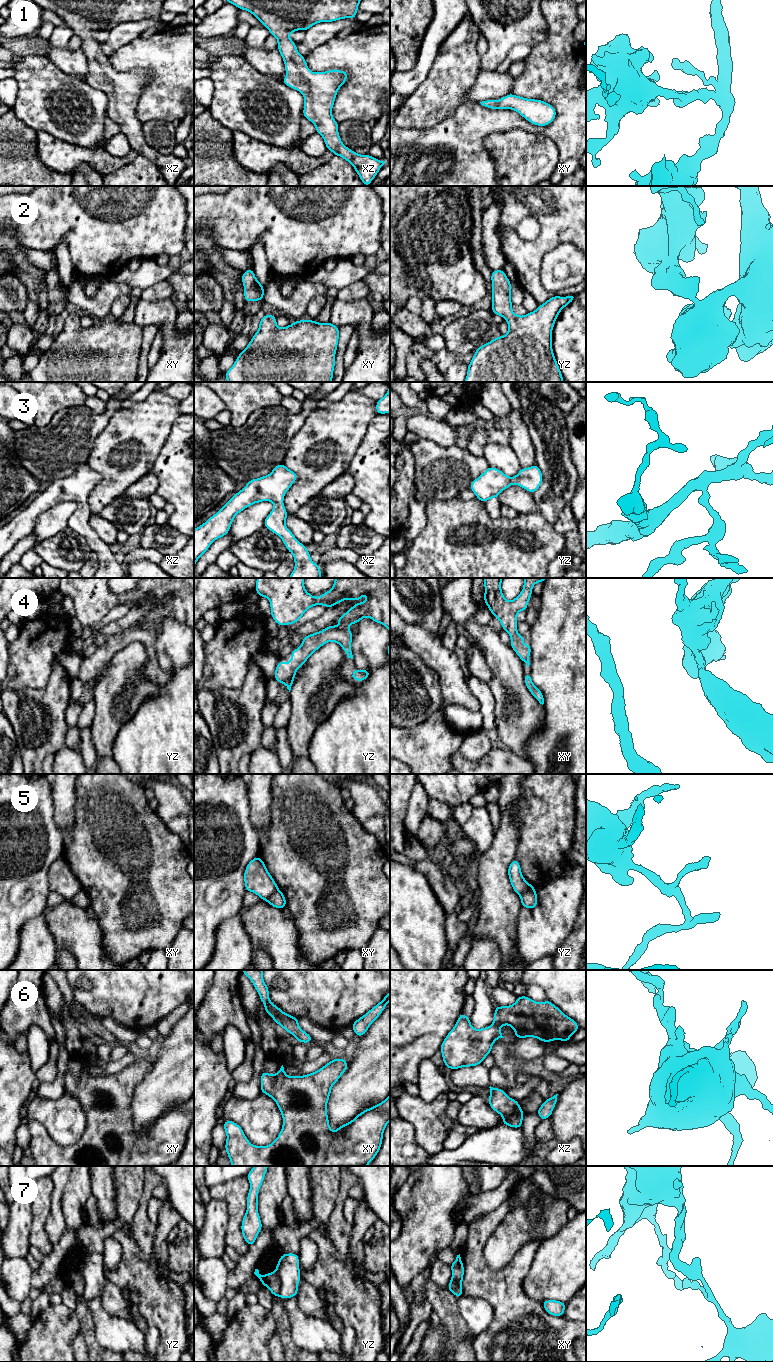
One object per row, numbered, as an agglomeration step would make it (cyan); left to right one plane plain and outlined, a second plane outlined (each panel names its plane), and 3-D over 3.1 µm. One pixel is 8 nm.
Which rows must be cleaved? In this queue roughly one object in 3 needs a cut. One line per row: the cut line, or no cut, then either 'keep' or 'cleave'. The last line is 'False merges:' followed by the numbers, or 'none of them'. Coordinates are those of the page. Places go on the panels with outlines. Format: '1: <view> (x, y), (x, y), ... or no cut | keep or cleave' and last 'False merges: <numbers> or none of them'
1: no cut | keep
2: no cut | keep
3: no cut | keep
4: no cut | keep
5: yz (535, 889), (528, 890), (520, 896) | cleave
6: no cut | keep
7: yz (275, 1271), (280, 1281), (279, 1295) | cleave
False merges: 5, 7

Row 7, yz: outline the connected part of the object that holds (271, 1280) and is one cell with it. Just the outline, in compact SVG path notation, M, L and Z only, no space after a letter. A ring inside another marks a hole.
M255 1269L254 1274L260 1279L263 1286L269 1288L273 1296L279 1296L281 1289L281 1281L276 1271L266 1275L260 1275L259 1270Z

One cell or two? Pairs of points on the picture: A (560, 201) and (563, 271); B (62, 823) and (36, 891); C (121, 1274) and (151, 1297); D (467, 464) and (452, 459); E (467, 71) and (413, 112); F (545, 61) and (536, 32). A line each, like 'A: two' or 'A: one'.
A: two
B: two
C: one
D: one
E: one
F: two

